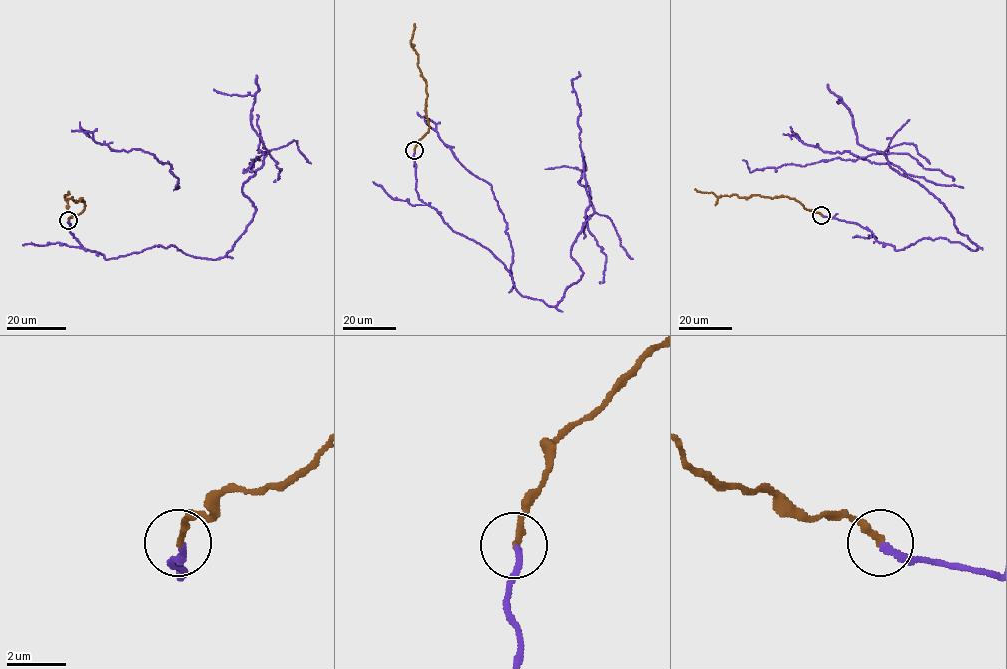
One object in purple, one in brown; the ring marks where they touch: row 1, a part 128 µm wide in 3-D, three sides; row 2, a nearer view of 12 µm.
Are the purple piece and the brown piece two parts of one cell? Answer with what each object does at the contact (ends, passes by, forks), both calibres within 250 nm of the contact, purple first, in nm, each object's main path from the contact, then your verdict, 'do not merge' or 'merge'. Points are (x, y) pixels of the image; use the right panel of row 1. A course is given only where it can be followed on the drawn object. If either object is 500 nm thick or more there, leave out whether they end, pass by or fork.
purple ends; brown ends; calibres 220 and 240 nm; course purple (822, 215), (856, 223), (896, 250), (942, 237), (977, 249), (946, 207), (883, 153), (751, 172), (743, 160); course brown (822, 215), (806, 210), (785, 196), (718, 196), (694, 189); merge

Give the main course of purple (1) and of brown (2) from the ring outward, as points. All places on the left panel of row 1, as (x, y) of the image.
1: (68, 220), (106, 259), (173, 245), (223, 258), (252, 219), (242, 185), (268, 151), (243, 172), (250, 159)
2: (68, 220), (84, 209), (82, 197), (79, 200), (65, 198), (68, 191)

